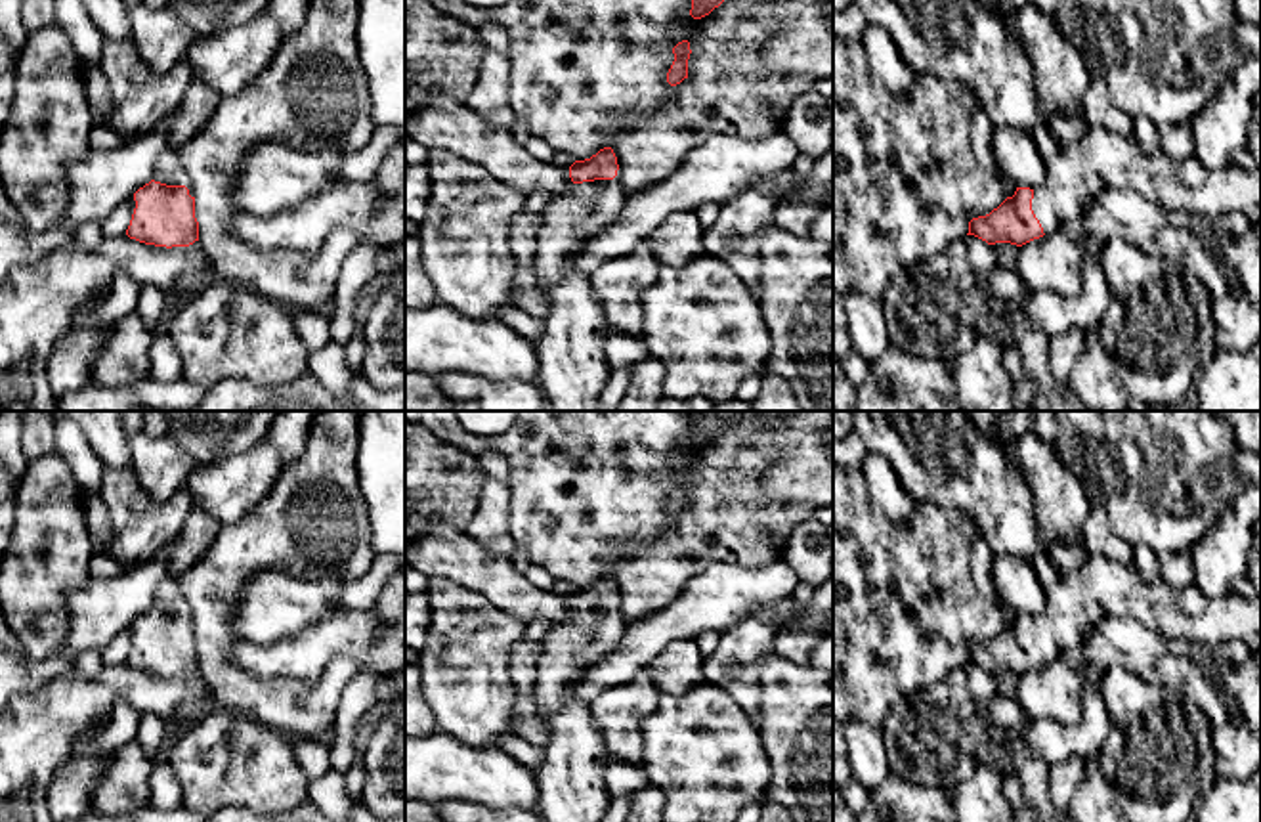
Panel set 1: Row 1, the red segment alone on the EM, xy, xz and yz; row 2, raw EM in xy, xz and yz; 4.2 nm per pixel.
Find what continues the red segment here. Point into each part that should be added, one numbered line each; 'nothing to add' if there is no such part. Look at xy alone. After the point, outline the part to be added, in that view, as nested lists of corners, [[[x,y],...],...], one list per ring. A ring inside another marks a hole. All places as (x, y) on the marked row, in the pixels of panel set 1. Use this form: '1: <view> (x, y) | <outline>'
1: xy (169, 169) | [[[168,149],[159,157],[151,180],[166,185],[185,185],[189,195],[195,197],[191,178],[187,176],[176,149]]]

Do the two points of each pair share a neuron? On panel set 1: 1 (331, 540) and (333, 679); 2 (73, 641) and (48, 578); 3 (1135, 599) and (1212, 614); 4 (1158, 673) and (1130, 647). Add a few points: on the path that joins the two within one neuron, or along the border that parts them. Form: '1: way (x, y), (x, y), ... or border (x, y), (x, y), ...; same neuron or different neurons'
1: way (256, 553), (218, 591), (218, 664), (258, 696); same neuron
2: border (85, 587), (67, 597), (64, 645), (37, 660); different neurons
3: way (1154, 605), (1181, 606), (1193, 614); same neuron
4: way (1151, 666), (1137, 652); same neuron

